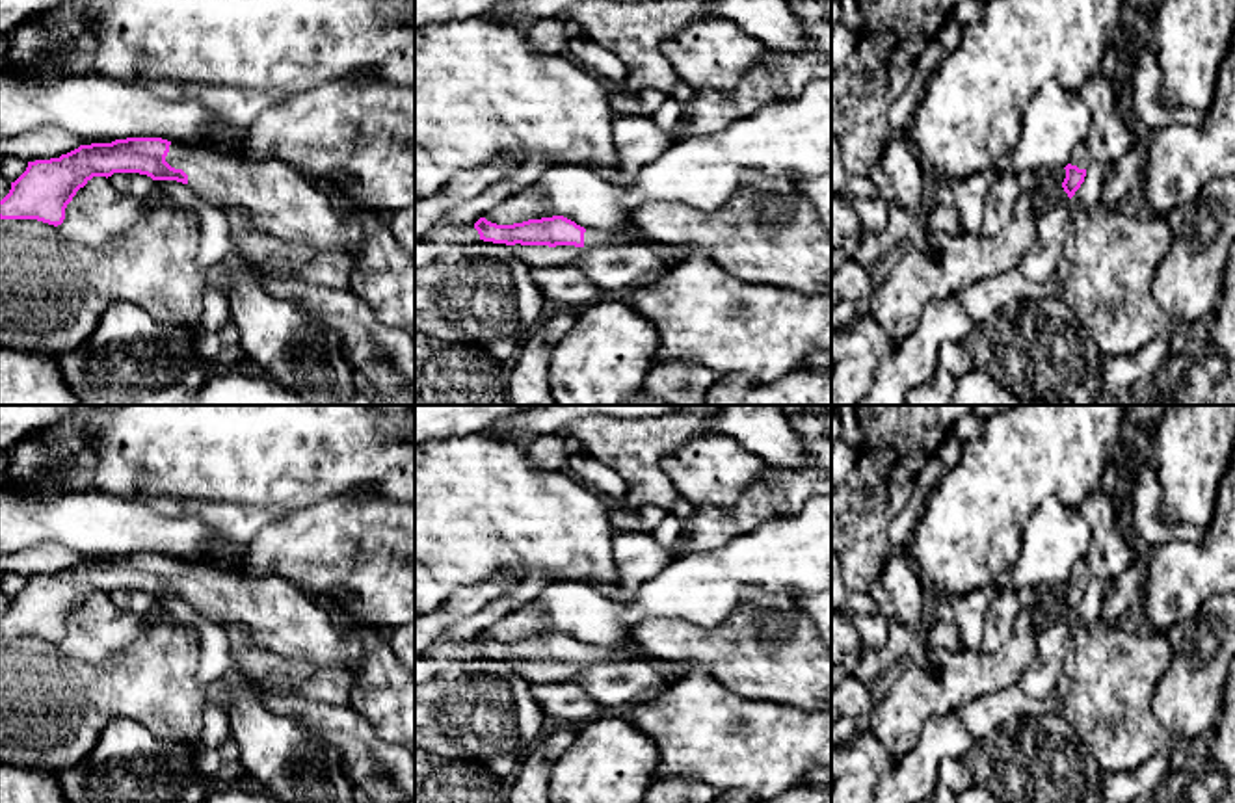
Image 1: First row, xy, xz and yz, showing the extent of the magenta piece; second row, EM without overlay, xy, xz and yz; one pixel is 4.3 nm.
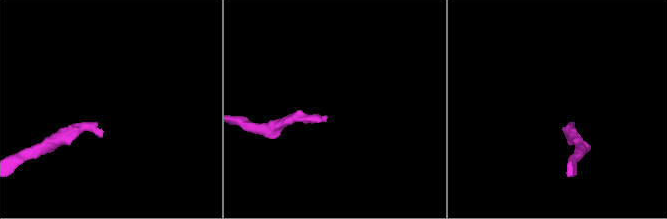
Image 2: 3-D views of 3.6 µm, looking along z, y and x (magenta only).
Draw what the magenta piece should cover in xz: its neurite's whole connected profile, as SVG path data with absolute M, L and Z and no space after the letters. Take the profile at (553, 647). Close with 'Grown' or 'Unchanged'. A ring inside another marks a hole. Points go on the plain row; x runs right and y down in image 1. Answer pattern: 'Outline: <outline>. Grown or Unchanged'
Outline: M564 632L541 634L541 636L528 636L523 639L513 641L497 641L480 634L474 639L474 645L480 651L480 656L493 658L493 660L506 660L506 662L575 662L591 665L597 662L616 662L616 660L634 660L642 658L649 662L649 656L632 649L631 652L619 654L608 649L599 649L593 645L584 645L575 638Z. Grown

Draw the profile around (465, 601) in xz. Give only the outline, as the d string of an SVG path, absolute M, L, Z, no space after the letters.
M500 574L476 586L463 586L456 589L435 612L415 615L415 656L437 641L445 630L478 613L487 604L508 595L510 591L510 578Z

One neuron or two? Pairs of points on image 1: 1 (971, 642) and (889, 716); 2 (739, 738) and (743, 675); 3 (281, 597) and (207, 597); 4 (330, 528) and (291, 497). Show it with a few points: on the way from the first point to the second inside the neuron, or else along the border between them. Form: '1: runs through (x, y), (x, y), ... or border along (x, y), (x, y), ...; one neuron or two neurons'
1: border along (962, 647), (979, 651); two neurons
2: border along (703, 671), (746, 697), (778, 701), (783, 707); two neurons
3: runs through (263, 597), (225, 597); one neuron
4: border along (346, 499), (322, 499), (287, 513); two neurons

